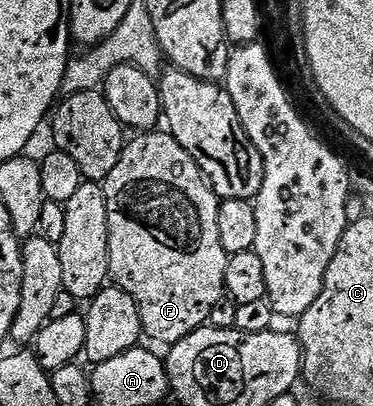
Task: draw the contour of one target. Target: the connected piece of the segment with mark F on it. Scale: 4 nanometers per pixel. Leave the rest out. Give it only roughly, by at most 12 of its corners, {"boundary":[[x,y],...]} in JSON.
{"boundary":[[161,129],[103,180],[109,277],[172,345],[226,298],[219,200]]}

